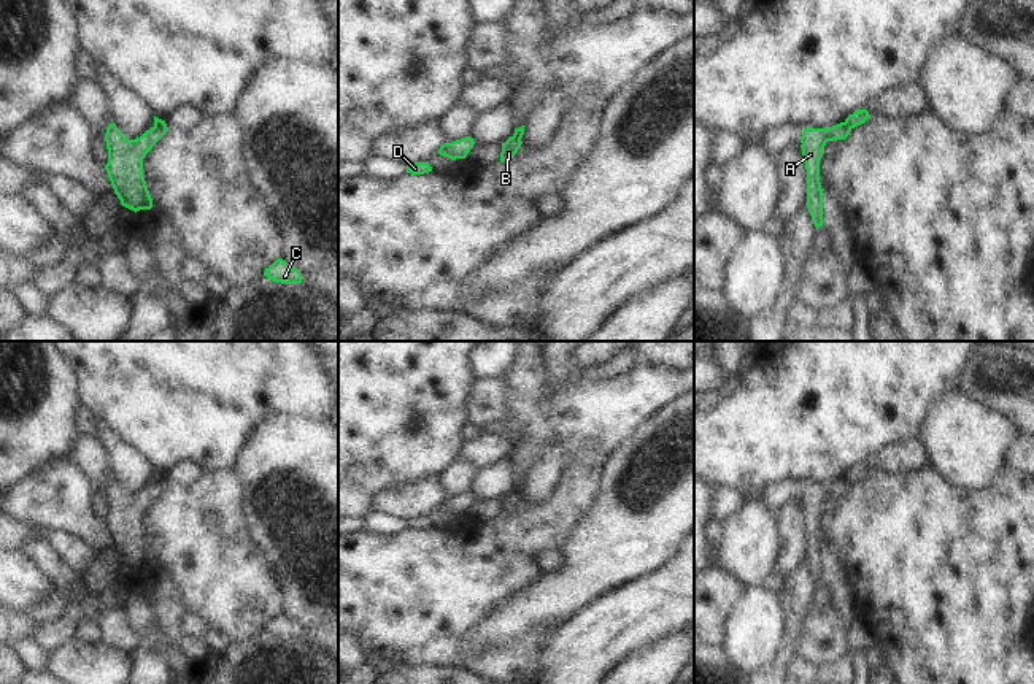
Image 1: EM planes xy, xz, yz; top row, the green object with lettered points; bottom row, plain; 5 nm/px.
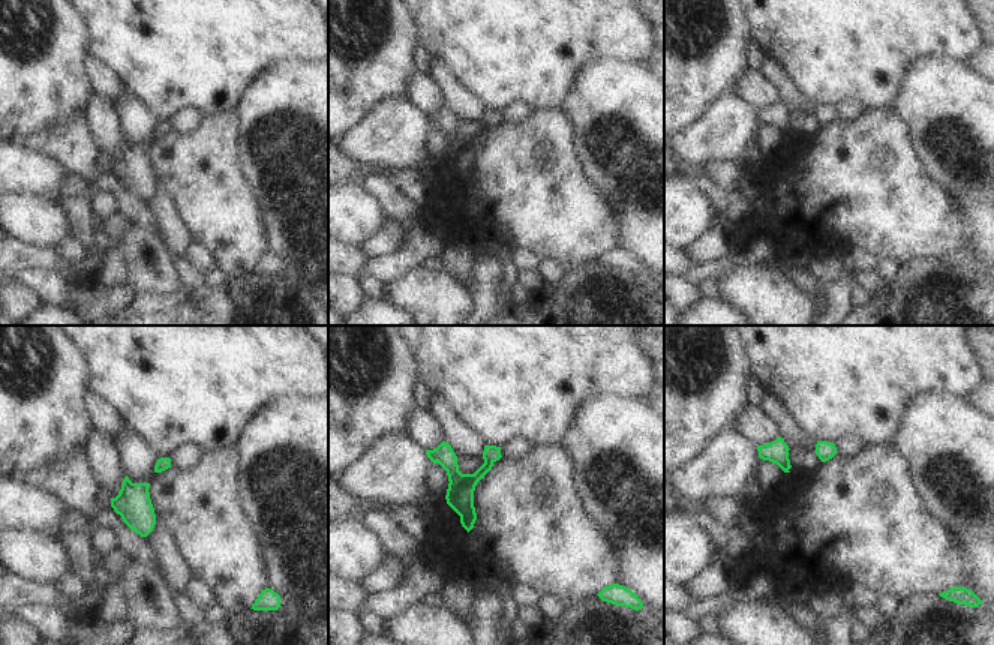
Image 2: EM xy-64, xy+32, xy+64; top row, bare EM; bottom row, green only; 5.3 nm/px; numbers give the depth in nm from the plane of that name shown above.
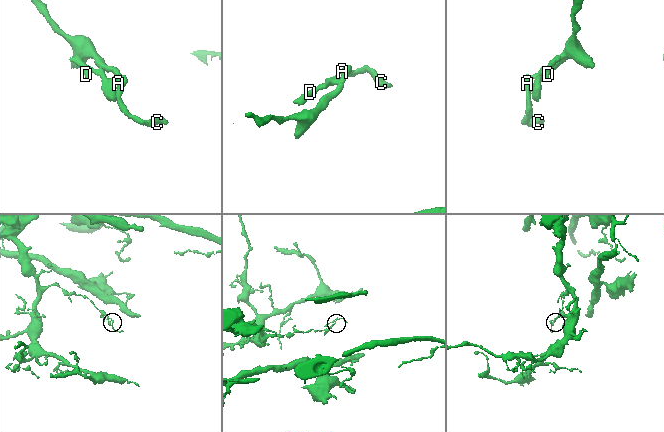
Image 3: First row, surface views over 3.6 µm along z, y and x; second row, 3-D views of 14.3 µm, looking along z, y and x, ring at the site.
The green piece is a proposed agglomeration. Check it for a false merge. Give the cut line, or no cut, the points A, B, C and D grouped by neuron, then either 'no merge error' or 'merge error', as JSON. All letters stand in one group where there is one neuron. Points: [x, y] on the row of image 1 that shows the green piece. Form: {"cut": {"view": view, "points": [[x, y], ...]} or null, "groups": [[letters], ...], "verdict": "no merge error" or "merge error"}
{"cut": {"view": "yz", "points": [[844, 122], [850, 129]]}, "groups": [["A", "C", "D"], ["B"]], "verdict": "merge error"}

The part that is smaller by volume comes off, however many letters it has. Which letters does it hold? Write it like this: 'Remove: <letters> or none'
Remove: A, C, D

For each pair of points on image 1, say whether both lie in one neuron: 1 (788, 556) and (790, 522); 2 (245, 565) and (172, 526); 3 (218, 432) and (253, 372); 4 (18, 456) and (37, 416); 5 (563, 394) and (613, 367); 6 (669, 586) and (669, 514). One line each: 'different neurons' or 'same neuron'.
1: same neuron
2: same neuron
3: same neuron
4: same neuron
5: different neurons
6: different neurons

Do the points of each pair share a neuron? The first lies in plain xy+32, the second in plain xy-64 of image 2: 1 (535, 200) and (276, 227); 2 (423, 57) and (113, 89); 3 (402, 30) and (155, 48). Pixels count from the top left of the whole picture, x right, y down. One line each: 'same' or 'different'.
1: different
2: same
3: different

